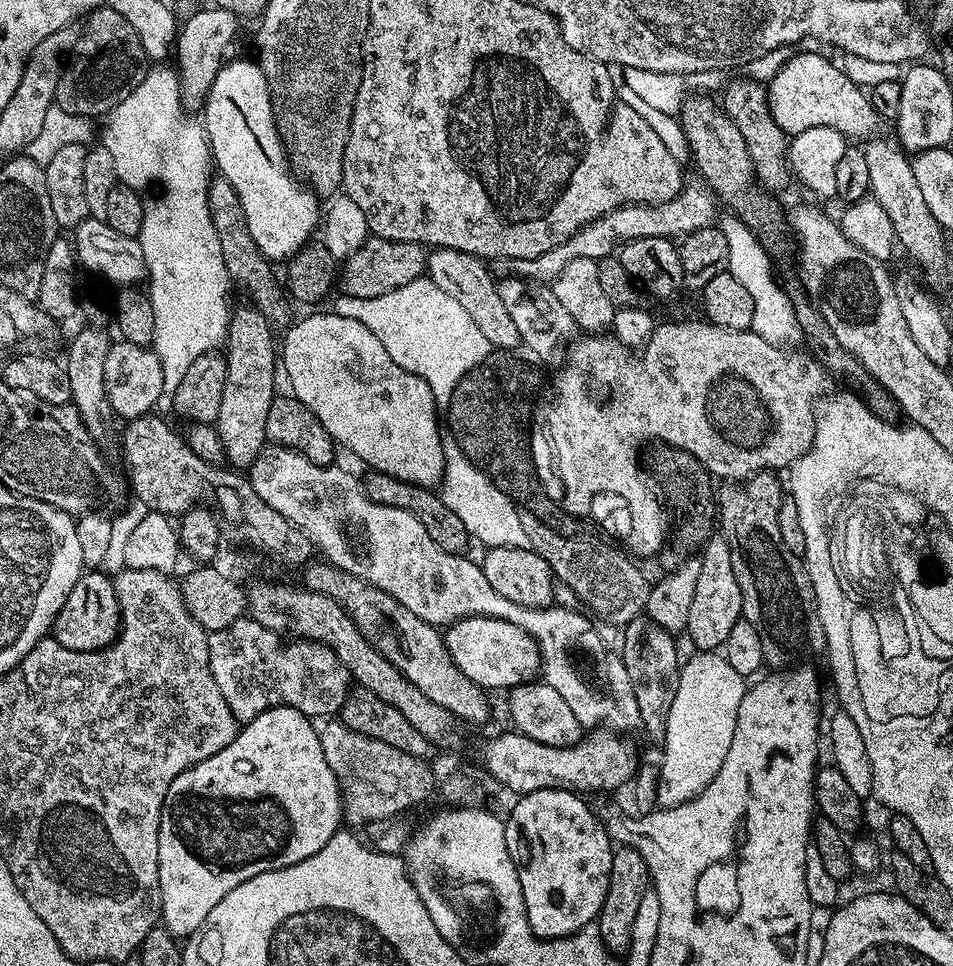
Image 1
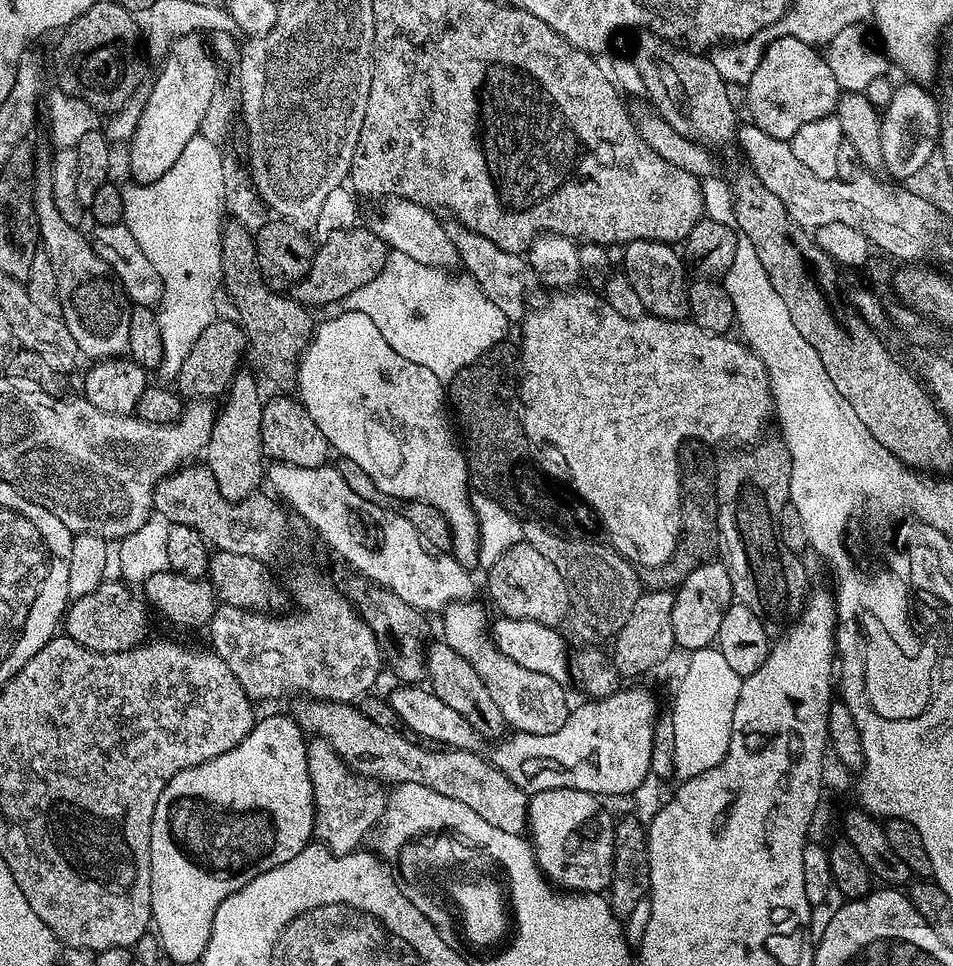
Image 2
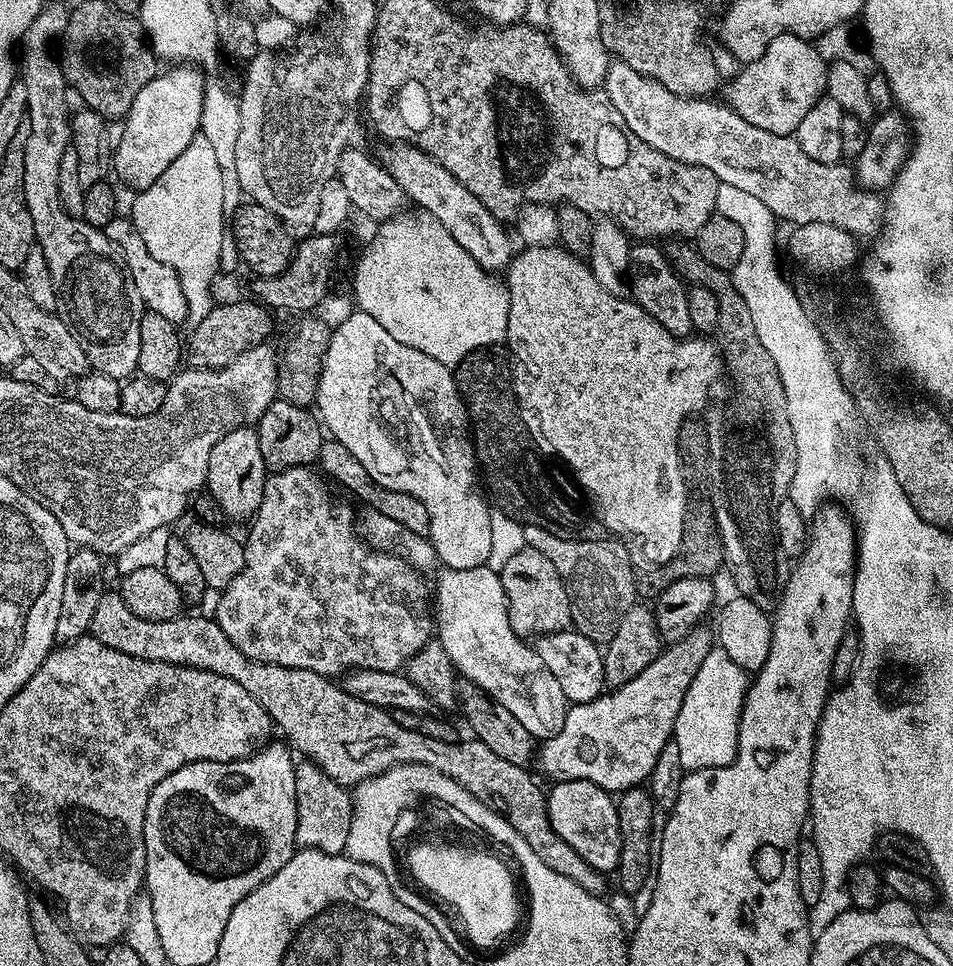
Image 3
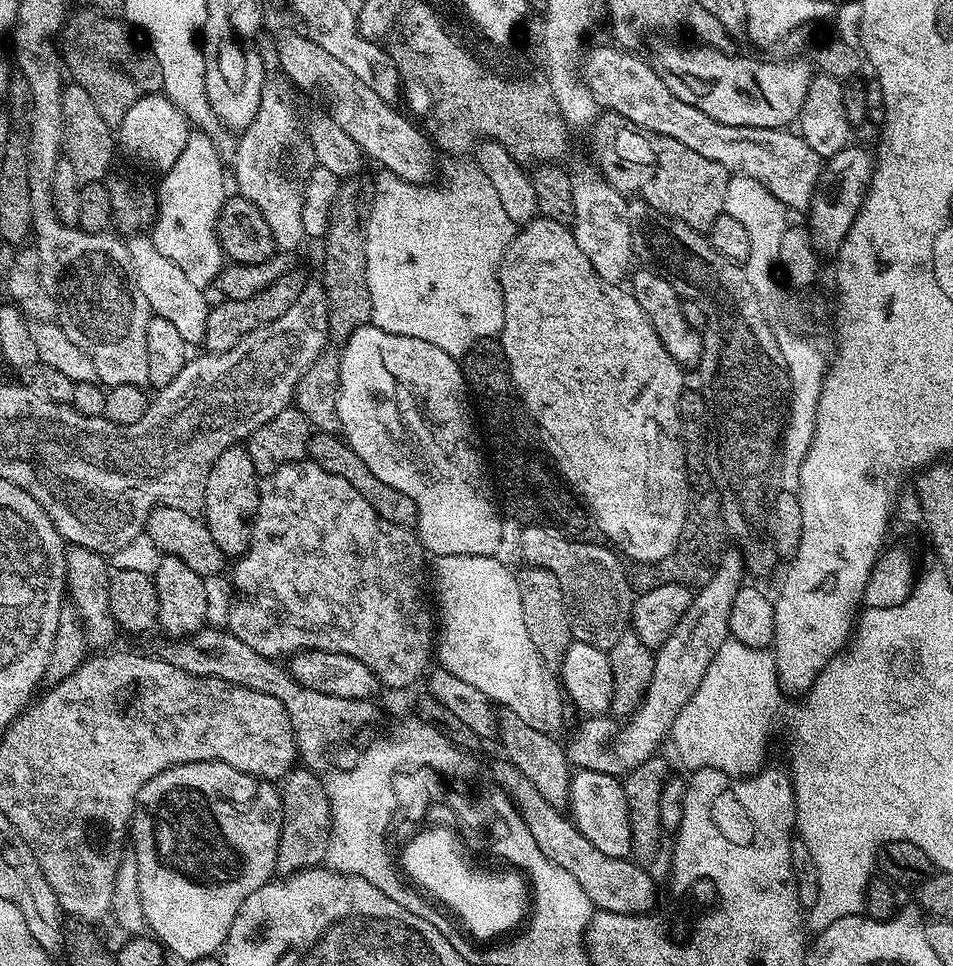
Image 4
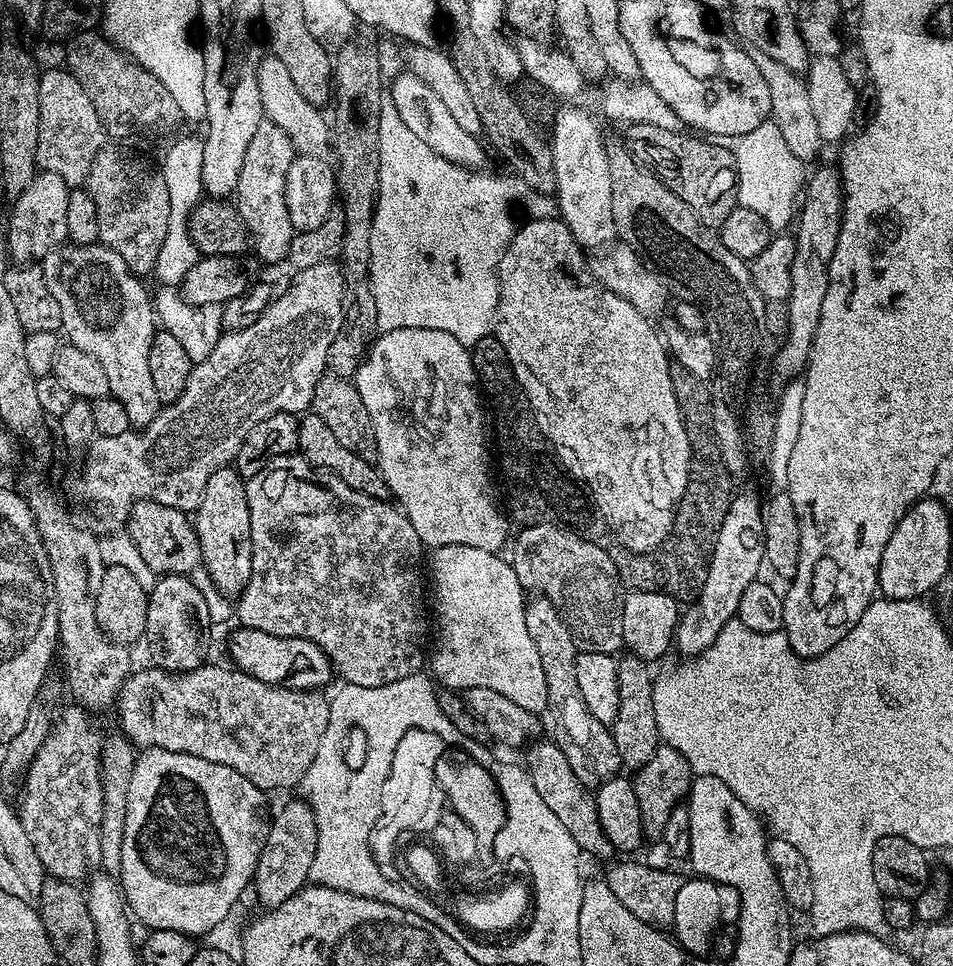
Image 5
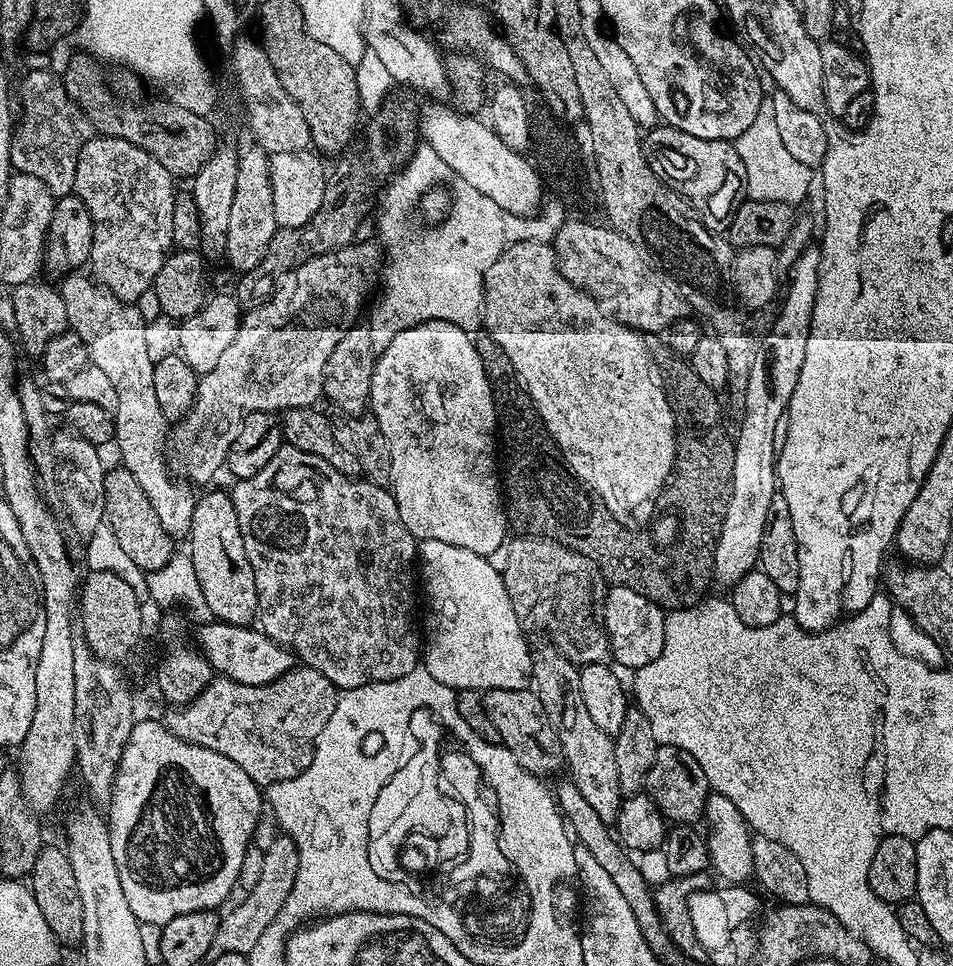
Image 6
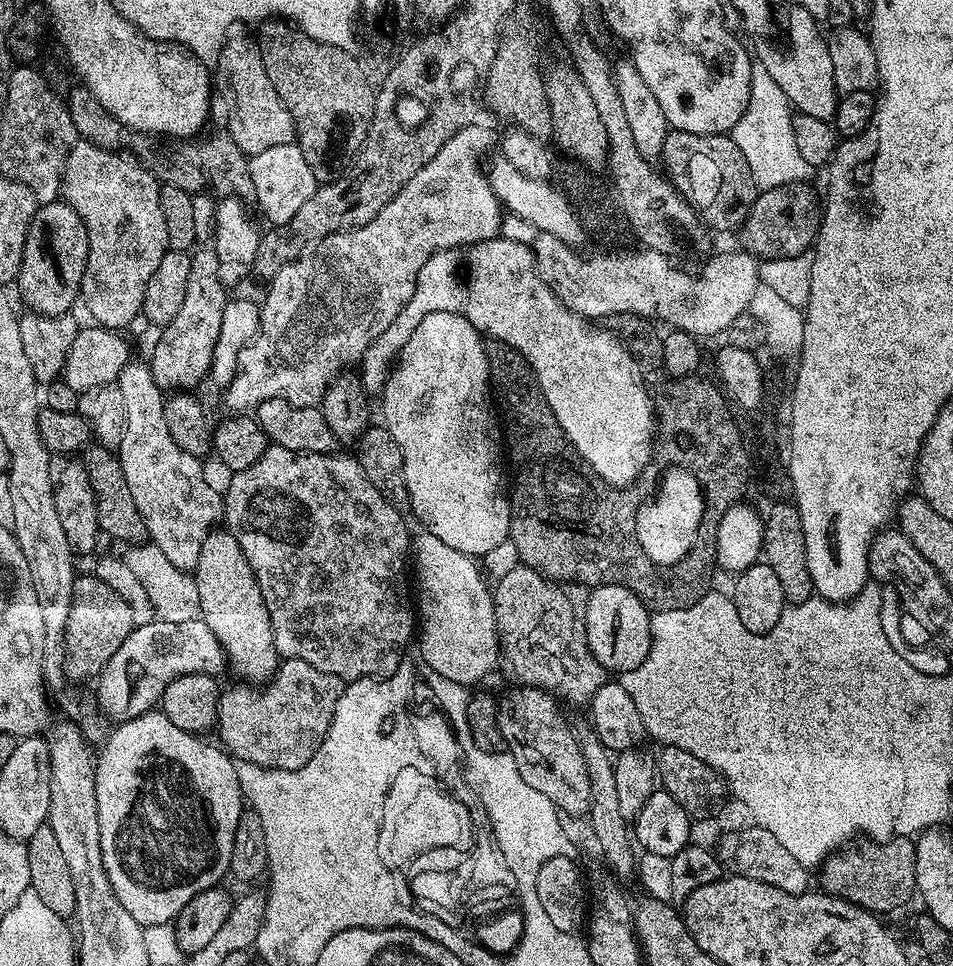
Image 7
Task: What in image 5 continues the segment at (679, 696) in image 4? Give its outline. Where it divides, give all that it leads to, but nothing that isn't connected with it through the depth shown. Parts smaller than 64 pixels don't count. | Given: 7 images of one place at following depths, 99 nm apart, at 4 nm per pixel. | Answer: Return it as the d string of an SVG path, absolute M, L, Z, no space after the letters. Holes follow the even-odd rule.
M753 491L733 504L732 513L714 546L714 558L710 558L706 586L702 586L702 594L698 594L698 598L683 609L676 625L674 648L681 652L681 657L702 655L716 641L722 626L737 619L736 611L742 593L761 575L760 564L762 568L764 563L764 510L761 497Z

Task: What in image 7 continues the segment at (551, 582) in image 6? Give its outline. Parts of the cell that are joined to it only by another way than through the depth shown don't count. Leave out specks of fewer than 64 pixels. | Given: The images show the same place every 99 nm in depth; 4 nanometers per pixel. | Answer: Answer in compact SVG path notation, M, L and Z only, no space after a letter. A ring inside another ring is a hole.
M517 571L507 580L495 581L494 599L502 667L512 682L540 688L561 701L591 705L602 685L609 683L610 673L590 654L586 642L586 628L581 621L586 593L573 587L551 588L532 572Z

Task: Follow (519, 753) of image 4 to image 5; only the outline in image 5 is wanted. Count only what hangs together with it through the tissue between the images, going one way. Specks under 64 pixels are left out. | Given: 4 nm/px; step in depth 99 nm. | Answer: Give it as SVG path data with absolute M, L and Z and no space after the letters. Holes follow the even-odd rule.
M545 738L541 744L532 742L527 745L523 753L523 763L530 782L534 782L534 790L542 794L542 802L550 806L550 810L557 816L558 822L570 830L570 838L574 838L581 853L597 856L598 859L608 862L613 859L614 849L610 838L606 838L606 830L602 830L602 822L598 822L596 797L590 791L589 785L578 782L578 774L570 767L566 754L551 739ZM528 752L528 753L527 753ZM528 763L528 764L527 764ZM612 856L612 857L611 857Z

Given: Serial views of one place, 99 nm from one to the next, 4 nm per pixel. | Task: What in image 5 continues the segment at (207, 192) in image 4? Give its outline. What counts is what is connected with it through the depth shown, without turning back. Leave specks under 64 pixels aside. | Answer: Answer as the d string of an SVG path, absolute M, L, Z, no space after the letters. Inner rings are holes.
M199 135L184 136L181 140L174 141L164 156L162 171L166 190L170 193L170 222L166 230L166 238L162 242L162 250L158 250L158 262L154 269L154 276L157 276L160 282L181 282L202 256L188 233L188 215L205 195L202 182L203 149L204 142Z

